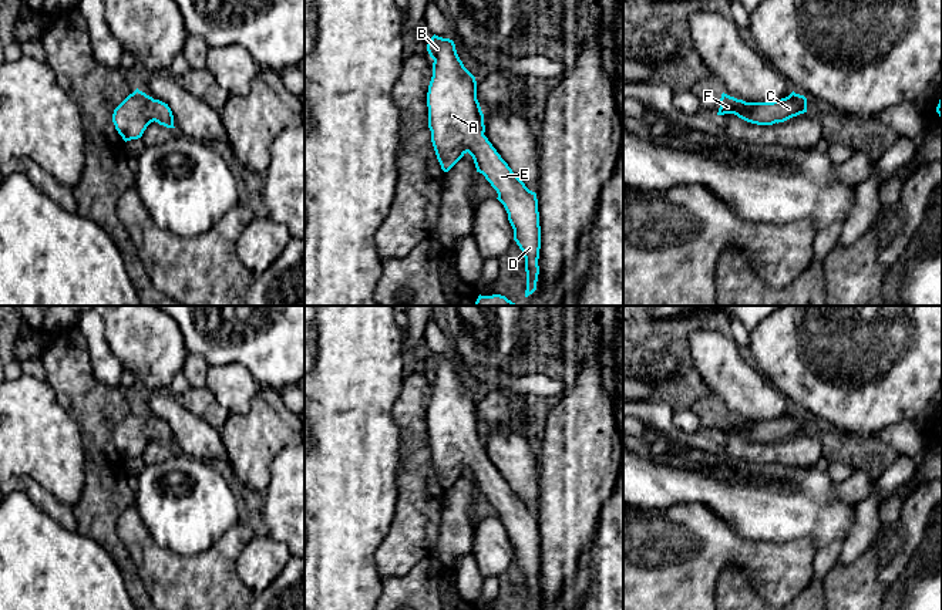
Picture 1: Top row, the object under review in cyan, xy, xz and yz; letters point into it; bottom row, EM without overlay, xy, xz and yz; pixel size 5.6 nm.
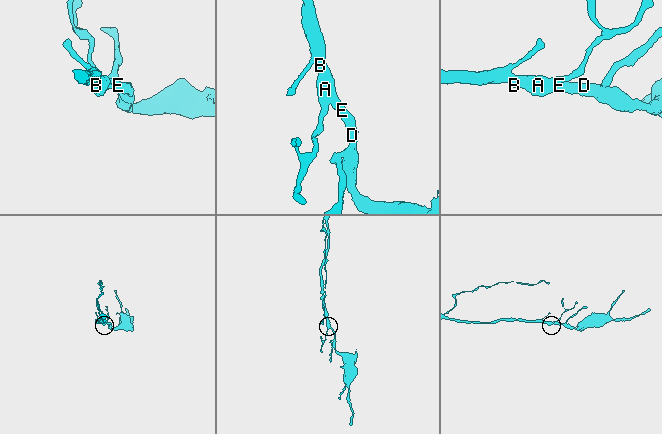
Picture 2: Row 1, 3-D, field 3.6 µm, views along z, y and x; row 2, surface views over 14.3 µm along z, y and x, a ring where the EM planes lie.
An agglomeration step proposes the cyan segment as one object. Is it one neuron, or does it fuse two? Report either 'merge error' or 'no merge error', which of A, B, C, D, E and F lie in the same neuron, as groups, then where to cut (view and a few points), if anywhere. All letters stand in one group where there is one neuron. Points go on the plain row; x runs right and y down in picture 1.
no merge error; groups A B C D E F; cut none

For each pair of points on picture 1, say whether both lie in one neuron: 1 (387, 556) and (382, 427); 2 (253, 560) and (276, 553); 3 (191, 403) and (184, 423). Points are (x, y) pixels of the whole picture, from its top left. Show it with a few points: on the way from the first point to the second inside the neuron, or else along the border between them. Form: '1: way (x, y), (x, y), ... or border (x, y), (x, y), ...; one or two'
1: border (397, 504), (390, 531), (374, 555), (377, 568); two
2: way (259, 560), (271, 556); one
3: border (177, 397), (189, 411), (215, 430); two

